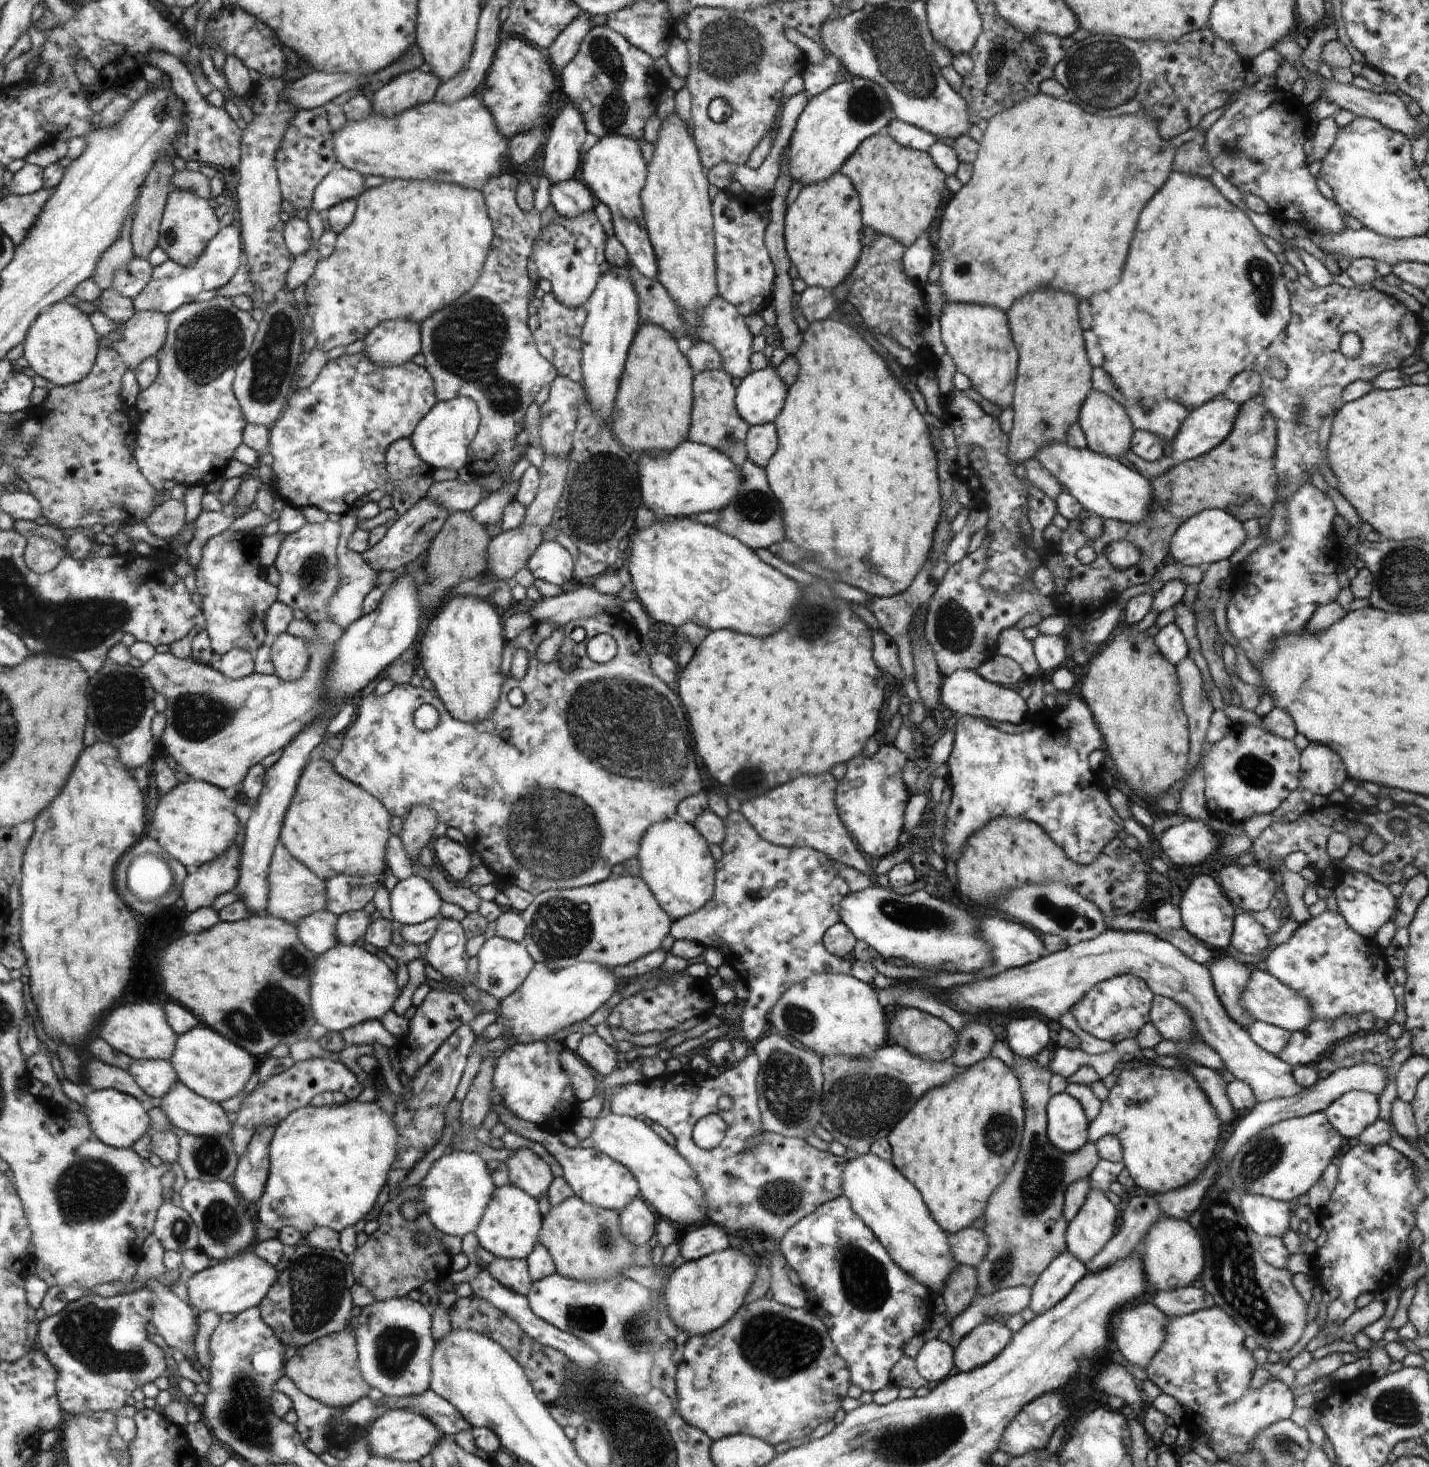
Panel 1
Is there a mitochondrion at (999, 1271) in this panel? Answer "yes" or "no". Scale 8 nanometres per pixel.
yes

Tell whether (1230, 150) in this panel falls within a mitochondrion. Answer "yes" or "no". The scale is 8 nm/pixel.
yes

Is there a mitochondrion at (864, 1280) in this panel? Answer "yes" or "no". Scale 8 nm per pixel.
yes

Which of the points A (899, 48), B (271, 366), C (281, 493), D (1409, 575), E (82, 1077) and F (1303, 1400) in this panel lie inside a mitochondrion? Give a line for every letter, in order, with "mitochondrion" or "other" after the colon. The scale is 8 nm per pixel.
A: mitochondrion
B: mitochondrion
C: other
D: mitochondrion
E: other
F: other

